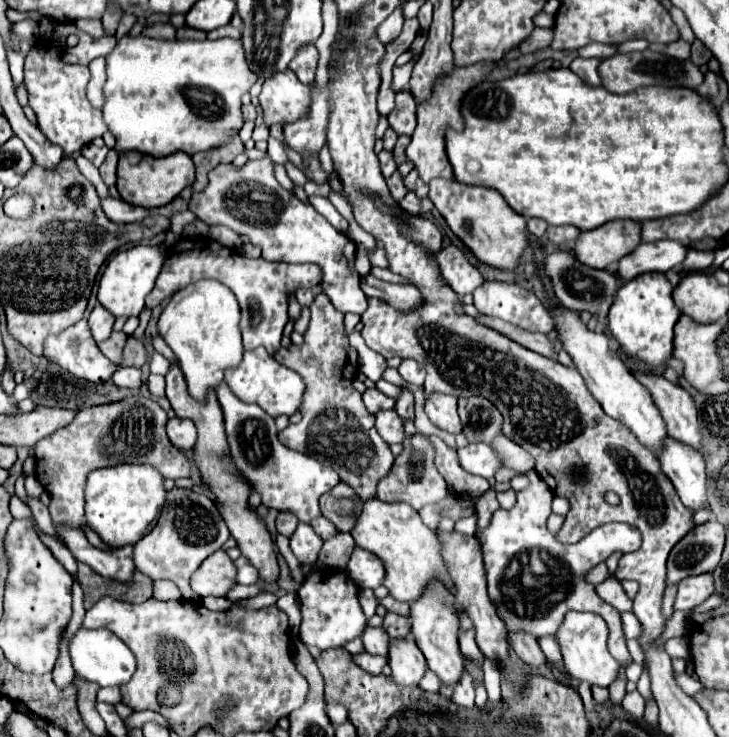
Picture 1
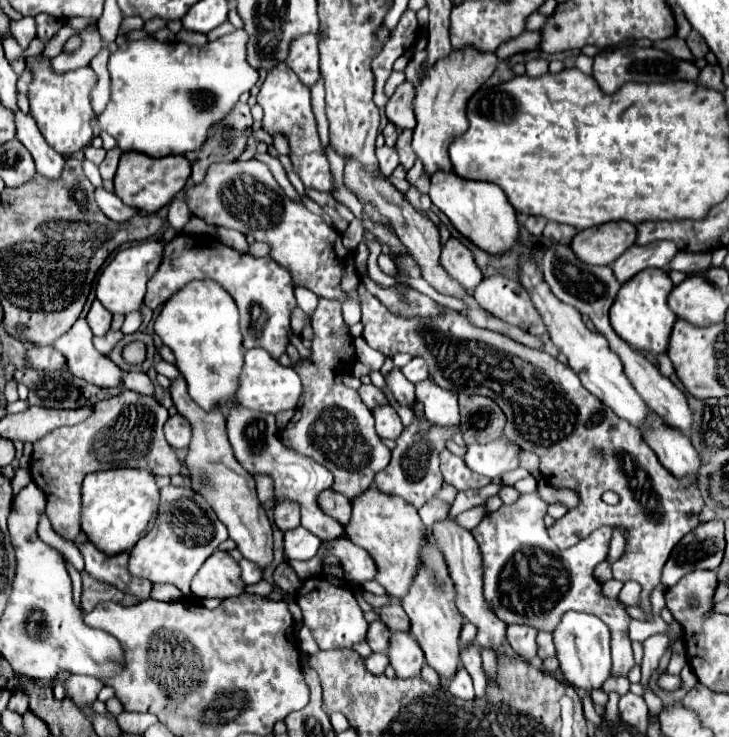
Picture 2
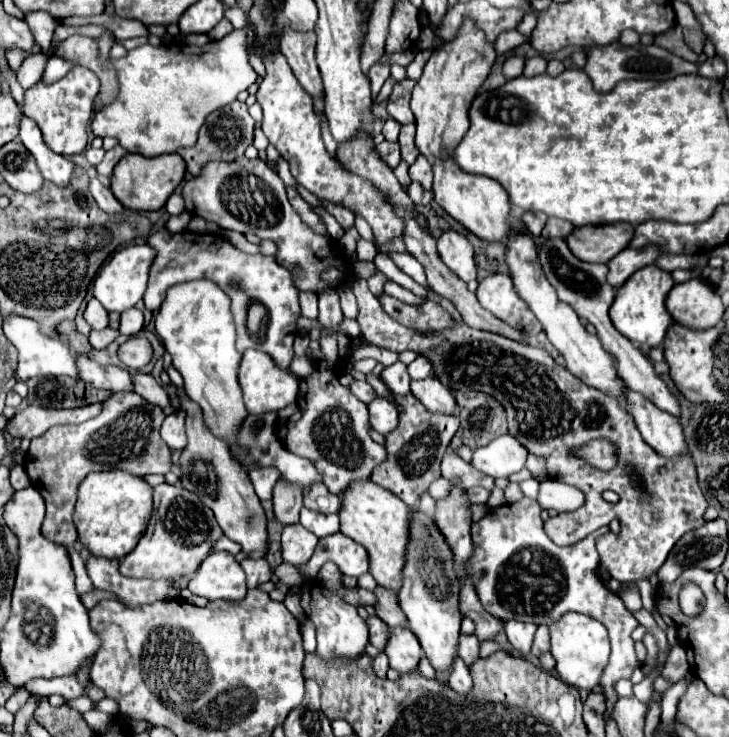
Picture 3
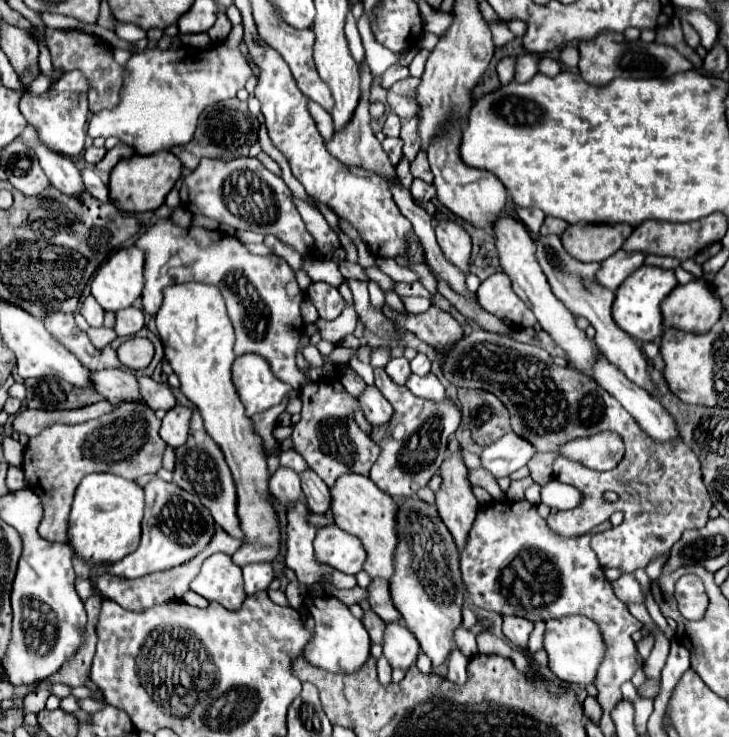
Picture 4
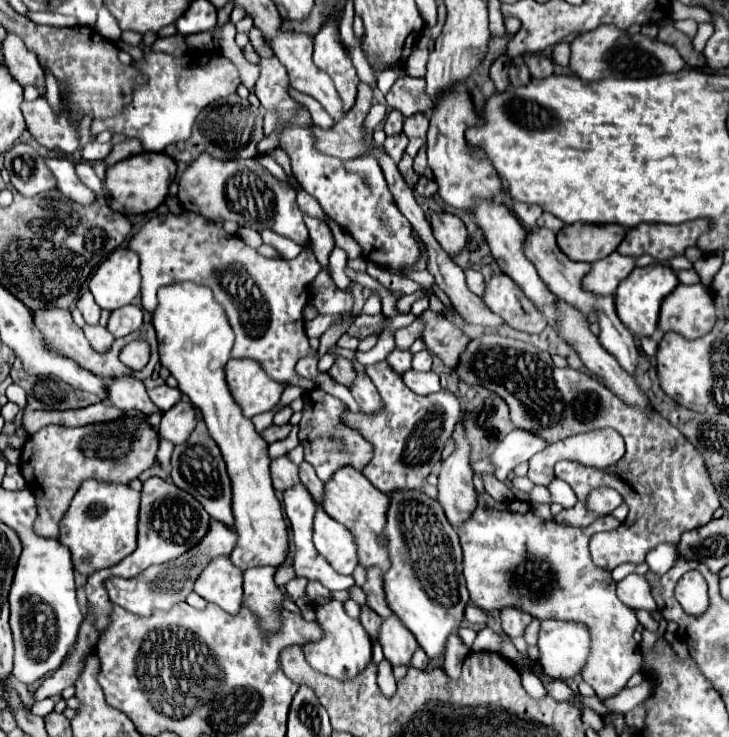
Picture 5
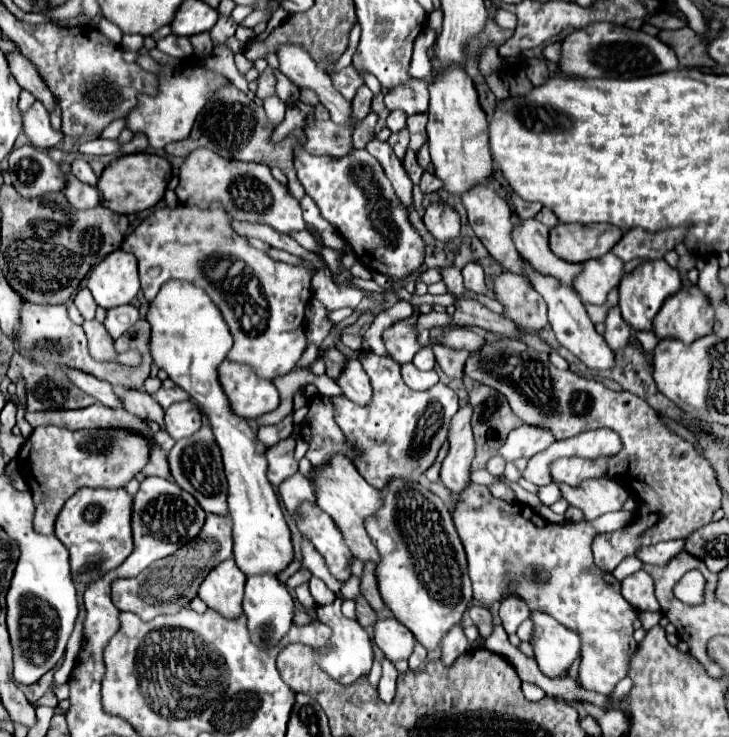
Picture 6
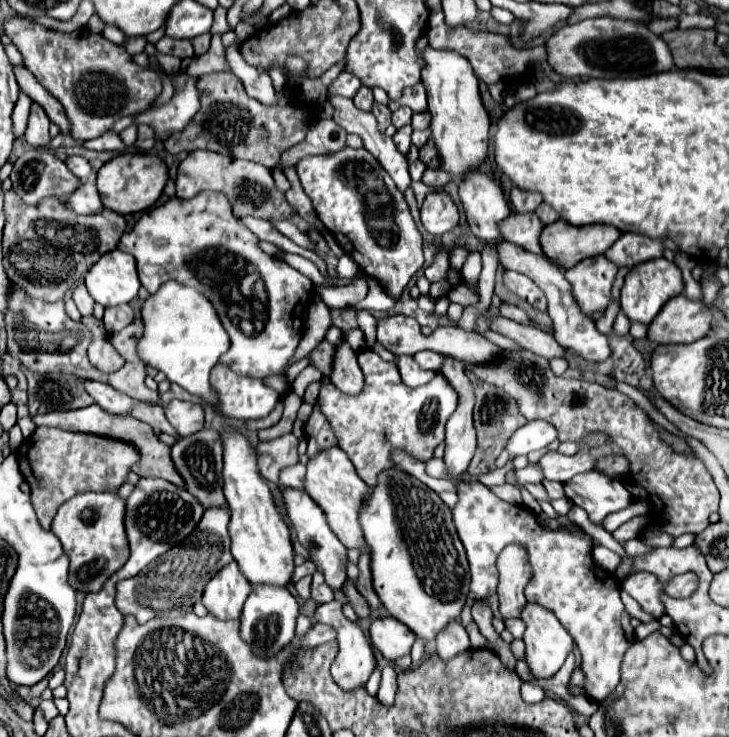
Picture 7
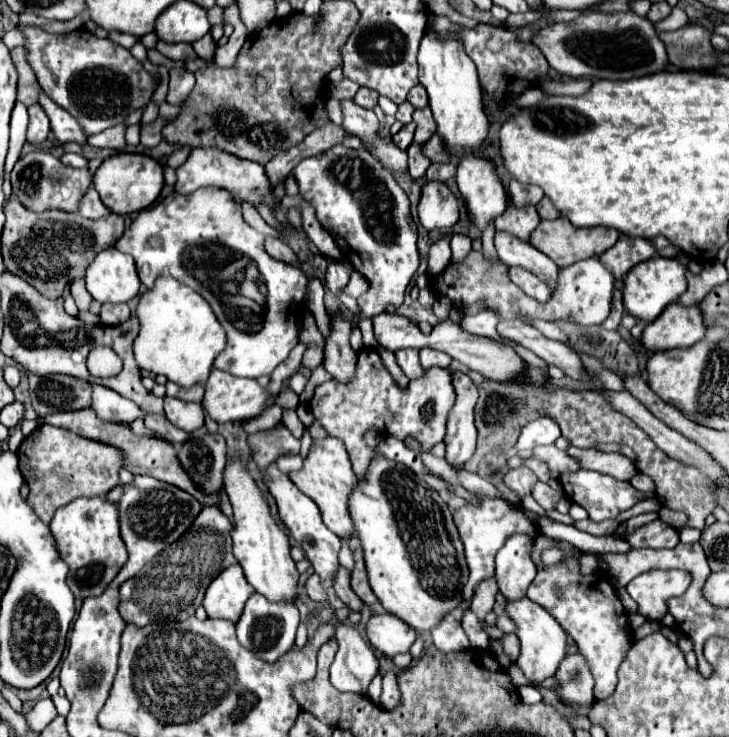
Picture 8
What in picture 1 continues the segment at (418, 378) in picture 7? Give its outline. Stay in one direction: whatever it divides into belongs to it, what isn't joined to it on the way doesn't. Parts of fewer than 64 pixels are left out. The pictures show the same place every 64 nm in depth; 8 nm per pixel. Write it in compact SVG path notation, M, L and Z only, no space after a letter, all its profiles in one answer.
M430 392L426 398L426 414L434 426L446 430L450 434L460 434L462 424L456 412L456 396L448 396L442 392Z

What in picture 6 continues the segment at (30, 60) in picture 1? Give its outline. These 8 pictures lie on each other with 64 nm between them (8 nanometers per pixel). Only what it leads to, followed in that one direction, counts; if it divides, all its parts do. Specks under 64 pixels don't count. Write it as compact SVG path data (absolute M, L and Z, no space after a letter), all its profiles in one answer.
M34 102L32 108L24 114L24 134L34 148L42 148L42 150L52 148L64 136L62 132L56 132L50 126L50 114L40 102Z

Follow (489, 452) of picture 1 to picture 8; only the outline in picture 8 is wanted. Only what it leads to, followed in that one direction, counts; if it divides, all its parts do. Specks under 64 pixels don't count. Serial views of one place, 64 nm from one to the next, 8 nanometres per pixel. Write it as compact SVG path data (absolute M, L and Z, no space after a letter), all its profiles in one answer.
M536 418L522 428L522 434L516 442L518 452L528 452L540 444L554 444L560 436L560 428L550 418Z

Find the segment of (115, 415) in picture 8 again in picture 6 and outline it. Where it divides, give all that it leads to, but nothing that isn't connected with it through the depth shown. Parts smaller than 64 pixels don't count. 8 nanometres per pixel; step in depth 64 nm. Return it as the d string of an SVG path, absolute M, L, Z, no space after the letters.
M64 370L64 372L68 374L68 378L78 388L82 388L86 394L94 396L100 404L104 404L108 408L120 408L122 406L120 396L114 392L114 388L108 382L102 382L102 380L90 376L90 374L84 374L84 372L68 372L68 370Z

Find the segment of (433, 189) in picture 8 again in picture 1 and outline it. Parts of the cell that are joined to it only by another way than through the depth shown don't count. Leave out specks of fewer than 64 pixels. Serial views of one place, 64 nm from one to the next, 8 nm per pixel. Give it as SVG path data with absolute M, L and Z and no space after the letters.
M454 244L442 248L438 252L436 260L438 260L444 280L458 296L474 292L484 282L478 268L474 264L470 264L466 254L460 248L456 248Z

